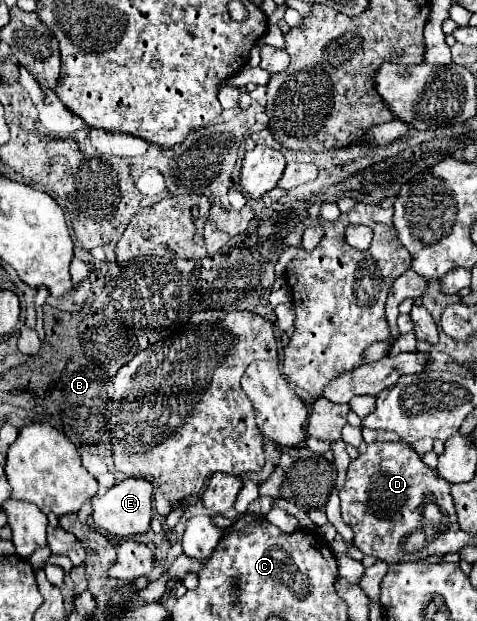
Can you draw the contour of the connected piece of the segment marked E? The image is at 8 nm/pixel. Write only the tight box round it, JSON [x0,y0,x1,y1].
[93,477,153,537]

